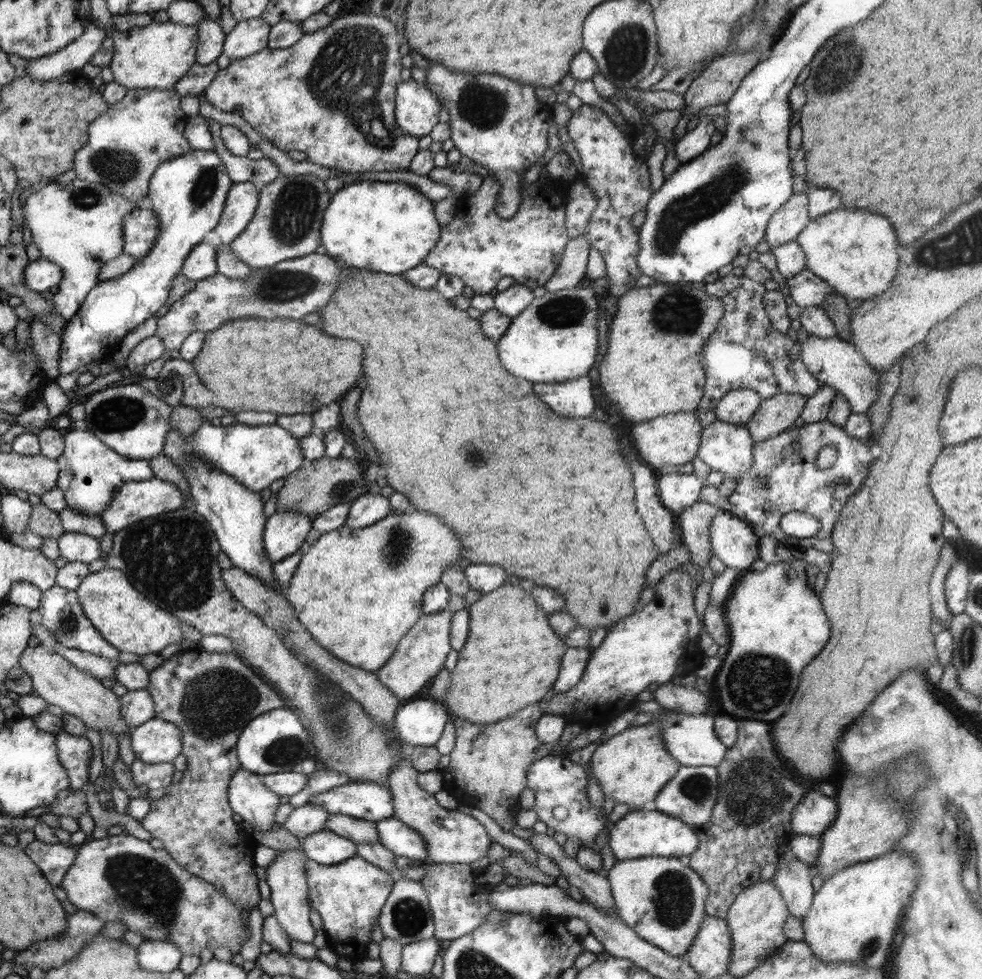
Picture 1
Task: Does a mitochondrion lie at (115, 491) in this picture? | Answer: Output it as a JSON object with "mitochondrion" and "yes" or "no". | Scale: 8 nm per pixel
{"mitochondrion":"no"}

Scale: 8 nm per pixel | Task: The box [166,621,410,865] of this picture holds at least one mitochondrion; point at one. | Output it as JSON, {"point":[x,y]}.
{"point":[215,701]}

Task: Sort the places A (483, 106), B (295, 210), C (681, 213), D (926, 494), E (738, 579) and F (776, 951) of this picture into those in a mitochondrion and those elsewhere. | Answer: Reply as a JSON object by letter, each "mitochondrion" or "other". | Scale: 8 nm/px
{"A":"mitochondrion","B":"mitochondrion","C":"mitochondrion","D":"other","E":"other","F":"other"}

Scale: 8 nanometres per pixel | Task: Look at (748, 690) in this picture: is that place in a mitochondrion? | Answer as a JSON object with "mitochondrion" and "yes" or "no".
{"mitochondrion":"yes"}

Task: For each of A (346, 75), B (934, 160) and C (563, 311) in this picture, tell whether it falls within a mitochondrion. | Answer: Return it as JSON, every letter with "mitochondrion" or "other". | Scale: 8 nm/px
{"A":"mitochondrion","B":"other","C":"mitochondrion"}

